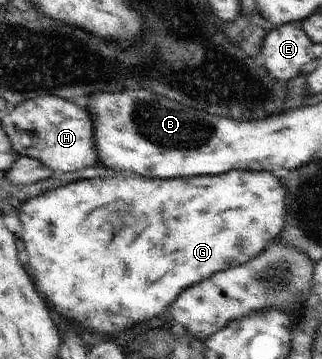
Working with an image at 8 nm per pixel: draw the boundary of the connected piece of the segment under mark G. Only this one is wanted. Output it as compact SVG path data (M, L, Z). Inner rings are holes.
M227 171L218 175L196 175L192 179L144 179L133 173L121 173L113 178L94 178L76 183L69 183L58 189L46 191L46 195L39 195L26 201L20 207L20 223L24 225L22 239L24 249L28 251L28 269L34 271L34 281L38 291L52 303L52 307L62 315L88 329L94 329L98 334L108 338L117 338L120 333L132 329L132 325L146 323L154 317L162 315L174 299L188 287L202 283L220 271L238 267L256 255L260 255L267 246L280 236L286 225L286 187L280 185L280 179L268 171Z

